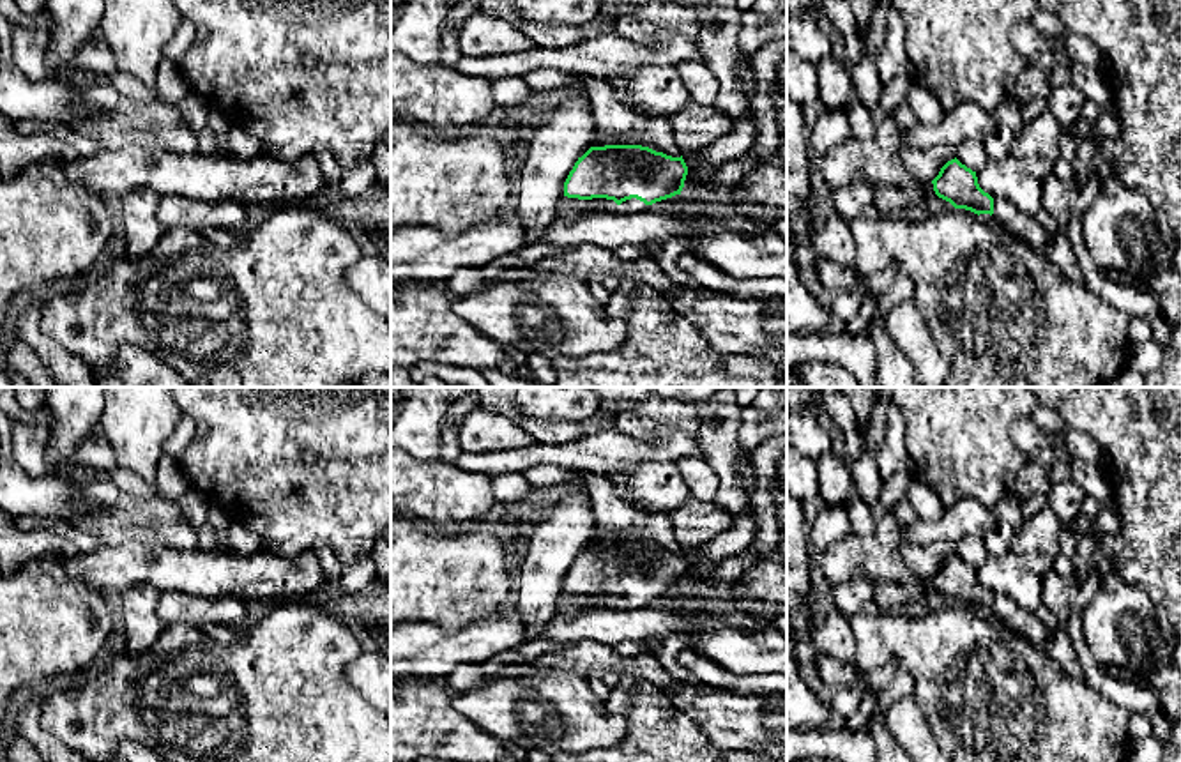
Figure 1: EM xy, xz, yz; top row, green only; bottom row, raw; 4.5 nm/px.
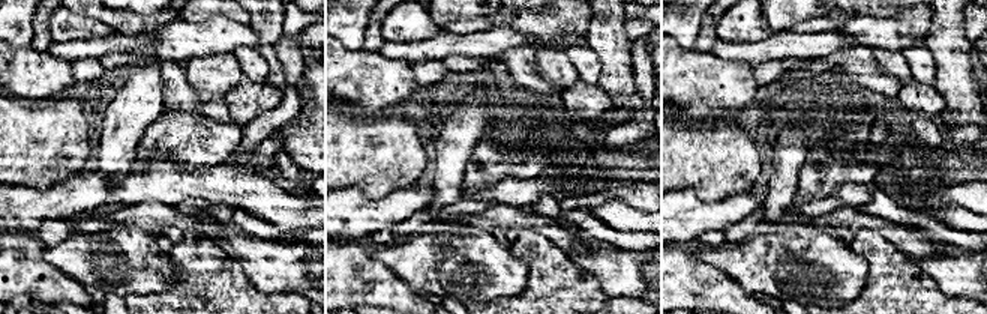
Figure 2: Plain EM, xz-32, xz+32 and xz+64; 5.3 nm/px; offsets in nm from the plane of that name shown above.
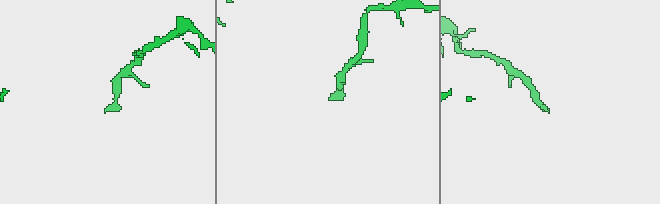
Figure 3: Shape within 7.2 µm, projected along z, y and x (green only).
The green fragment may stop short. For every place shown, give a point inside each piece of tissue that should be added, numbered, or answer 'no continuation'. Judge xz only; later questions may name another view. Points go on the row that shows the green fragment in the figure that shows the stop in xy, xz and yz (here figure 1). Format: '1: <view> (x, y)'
1: xz (566, 207)

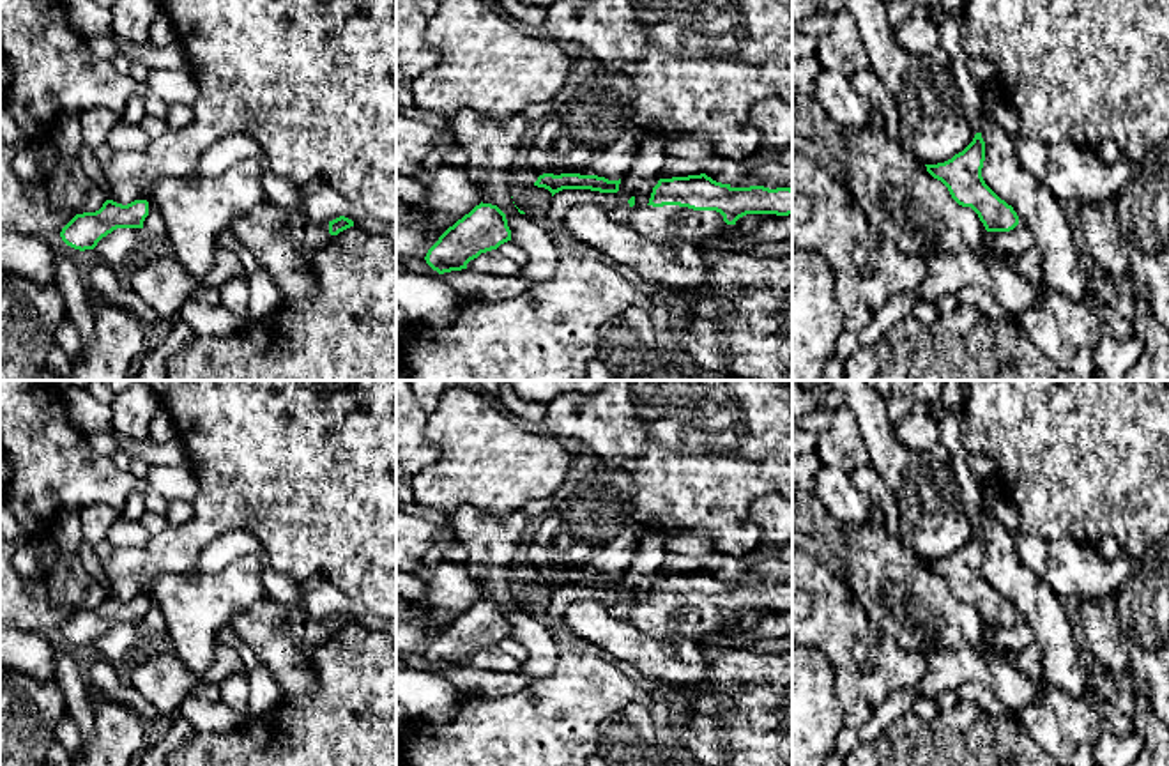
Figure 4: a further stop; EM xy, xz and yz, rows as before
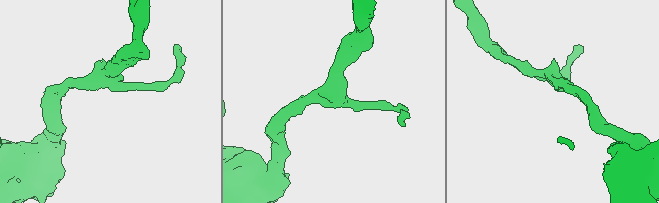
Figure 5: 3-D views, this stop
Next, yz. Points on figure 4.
no continuation

